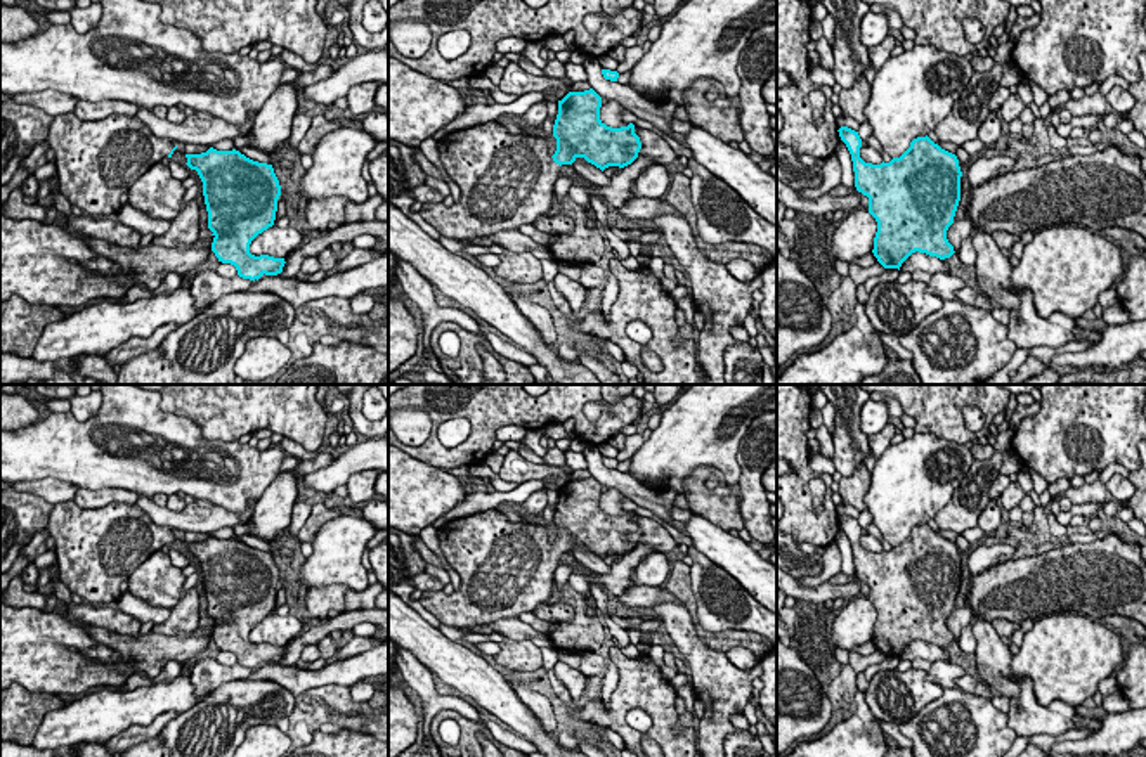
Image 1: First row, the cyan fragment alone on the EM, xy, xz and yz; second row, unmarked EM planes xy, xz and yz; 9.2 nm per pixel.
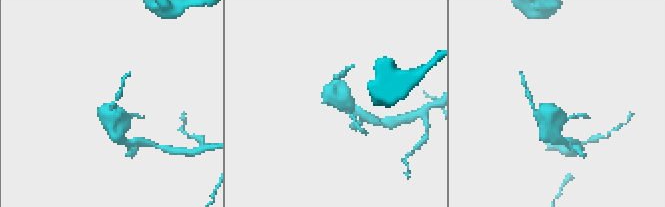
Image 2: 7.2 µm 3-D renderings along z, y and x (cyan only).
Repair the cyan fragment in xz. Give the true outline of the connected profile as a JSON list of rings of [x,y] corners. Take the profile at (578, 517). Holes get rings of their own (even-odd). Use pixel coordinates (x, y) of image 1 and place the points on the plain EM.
[[[593,478],[569,480],[558,488],[558,502],[553,513],[557,539],[551,544],[557,553],[572,553],[584,546],[602,560],[609,554],[631,553],[641,537],[635,513],[612,516],[600,508],[602,485]]]

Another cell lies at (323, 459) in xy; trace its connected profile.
[[[319,452],[314,459],[300,459],[300,463],[290,469],[296,478],[319,471],[335,461],[333,456]]]

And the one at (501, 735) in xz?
[[[480,714],[480,717],[485,721],[485,726],[489,728],[491,734],[501,741],[503,745],[510,747],[510,748],[515,748],[515,750],[520,750],[527,755],[531,754],[539,754],[539,750],[536,748],[534,743],[531,743],[529,740],[525,738],[518,738],[515,736],[513,733],[503,729],[499,724],[496,724],[494,721],[491,721],[487,715]]]

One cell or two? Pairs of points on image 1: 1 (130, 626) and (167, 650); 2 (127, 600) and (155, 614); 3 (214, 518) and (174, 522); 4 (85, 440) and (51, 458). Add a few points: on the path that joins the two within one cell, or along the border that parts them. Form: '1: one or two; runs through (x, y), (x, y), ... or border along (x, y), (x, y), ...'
1: two; border along (97, 626), (137, 636)
2: one; runs through (134, 607), (148, 614)
3: one; runs through (203, 518), (184, 520)
4: one; runs through (77, 449), (59, 449)

